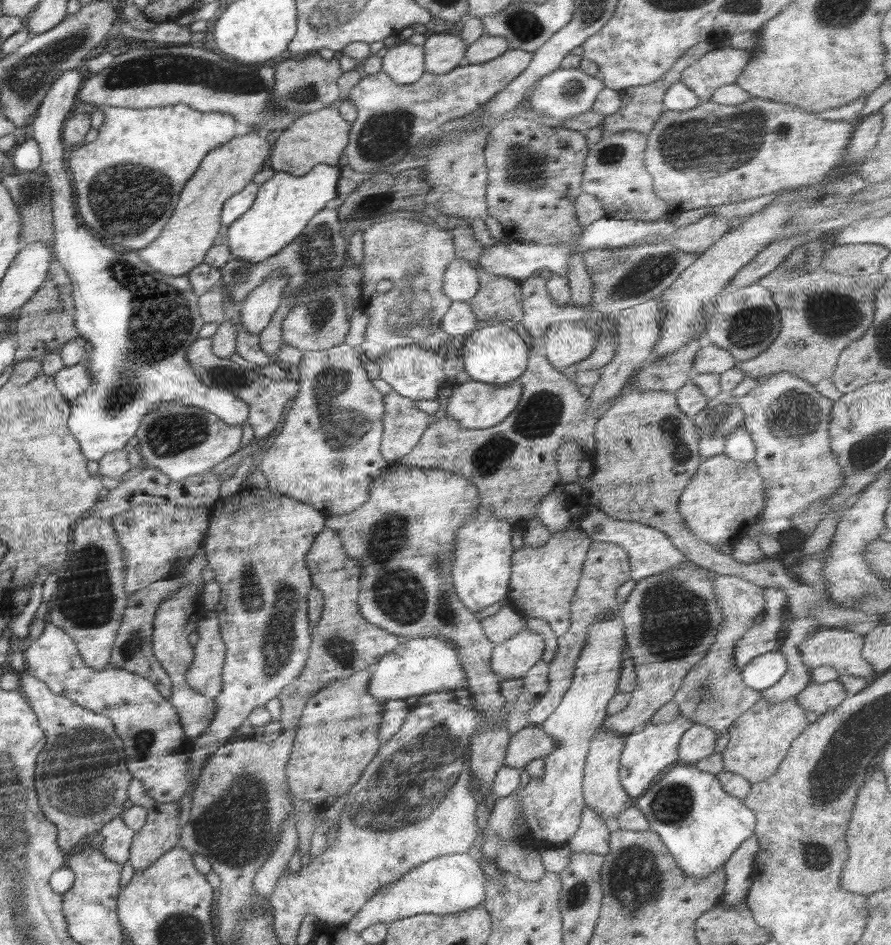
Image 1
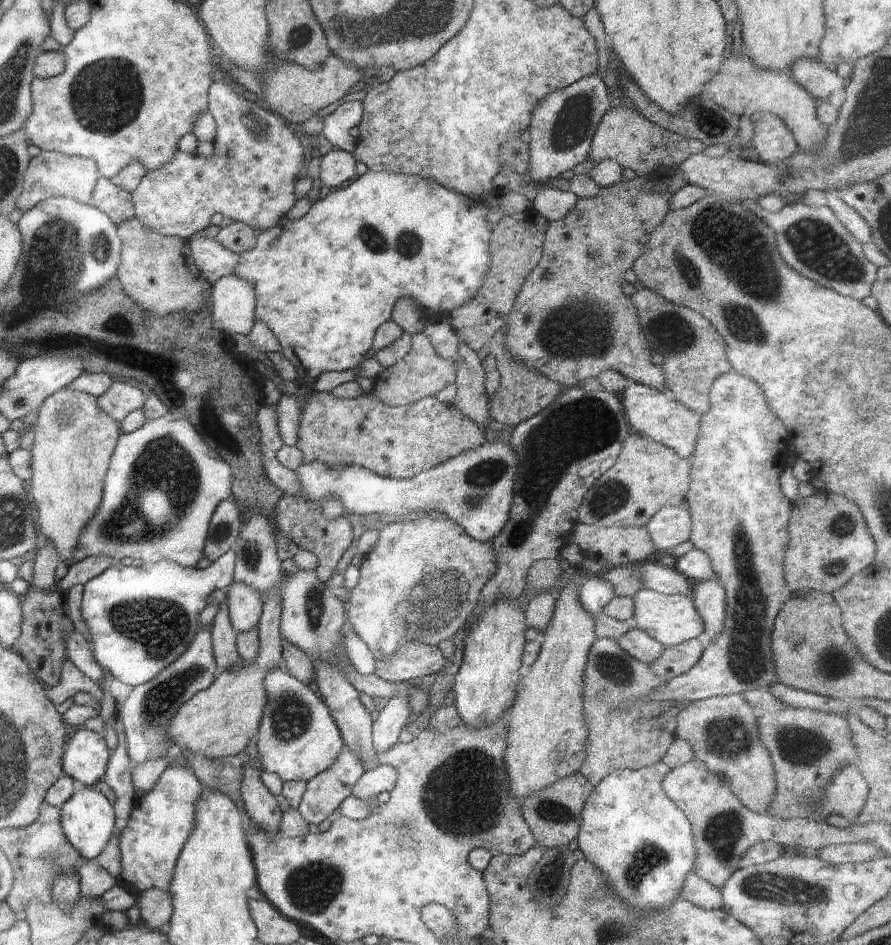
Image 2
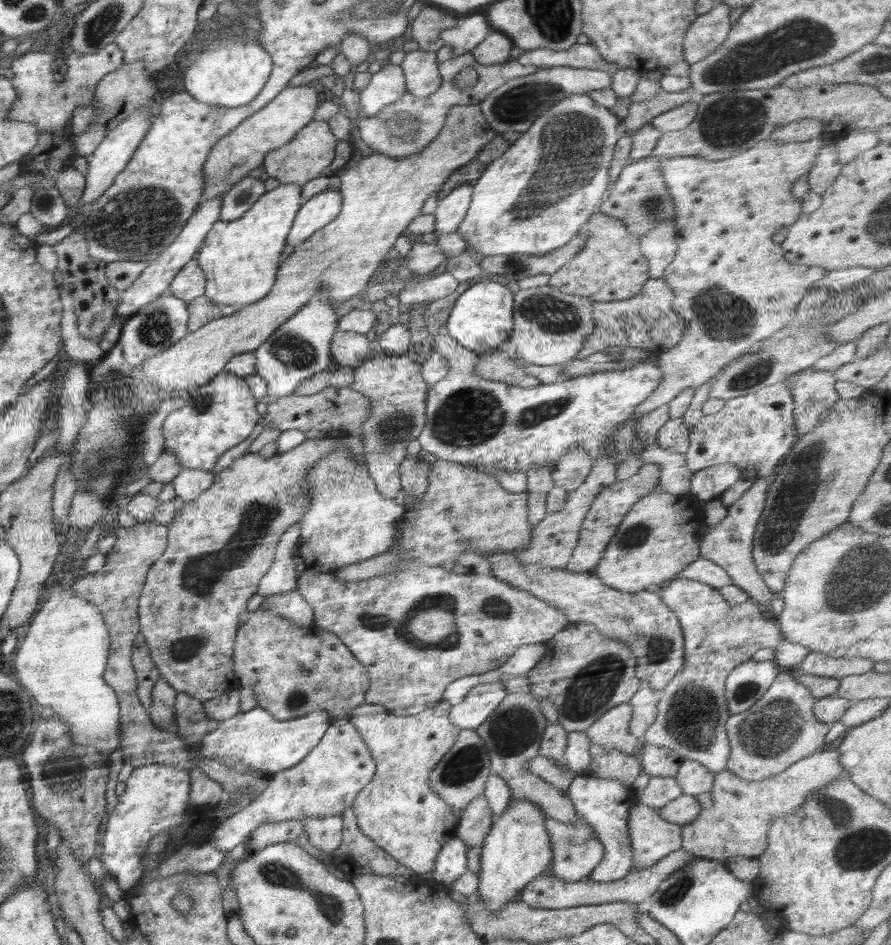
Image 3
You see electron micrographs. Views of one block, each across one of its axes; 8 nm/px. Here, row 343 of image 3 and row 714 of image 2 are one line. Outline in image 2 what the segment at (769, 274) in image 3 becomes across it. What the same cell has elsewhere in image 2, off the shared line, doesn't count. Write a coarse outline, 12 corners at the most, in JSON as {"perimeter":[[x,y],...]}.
{"perimeter":[[742,695],[690,701],[676,736],[768,815],[776,782]]}

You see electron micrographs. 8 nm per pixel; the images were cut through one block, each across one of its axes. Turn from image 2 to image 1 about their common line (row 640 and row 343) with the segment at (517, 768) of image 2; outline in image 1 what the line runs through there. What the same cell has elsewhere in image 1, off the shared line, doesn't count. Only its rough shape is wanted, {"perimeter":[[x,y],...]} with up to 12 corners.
{"perimeter":[[562,321],[539,341],[547,362],[561,371],[594,352],[585,322]]}

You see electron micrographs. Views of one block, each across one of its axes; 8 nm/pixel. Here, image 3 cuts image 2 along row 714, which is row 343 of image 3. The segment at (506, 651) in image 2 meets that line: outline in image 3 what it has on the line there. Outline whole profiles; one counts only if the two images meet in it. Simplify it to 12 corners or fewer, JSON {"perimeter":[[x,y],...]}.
{"perimeter":[[478,281],[457,298],[445,324],[482,356],[508,340],[513,295]]}

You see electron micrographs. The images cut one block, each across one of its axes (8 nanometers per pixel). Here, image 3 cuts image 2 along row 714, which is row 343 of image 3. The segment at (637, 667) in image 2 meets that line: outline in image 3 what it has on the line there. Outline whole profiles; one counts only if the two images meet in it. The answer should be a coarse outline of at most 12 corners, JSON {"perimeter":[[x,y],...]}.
{"perimeter":[[664,278],[593,303],[574,360],[612,346],[670,350],[685,333]]}

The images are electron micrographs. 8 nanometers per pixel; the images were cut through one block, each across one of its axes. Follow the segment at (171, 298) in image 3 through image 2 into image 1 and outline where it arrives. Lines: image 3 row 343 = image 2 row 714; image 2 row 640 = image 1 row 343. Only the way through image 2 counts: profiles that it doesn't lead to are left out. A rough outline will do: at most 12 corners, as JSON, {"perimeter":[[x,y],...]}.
{"perimeter":[[198,337],[186,359],[202,384],[247,402],[256,437],[280,422],[296,379],[273,380],[211,352]]}

